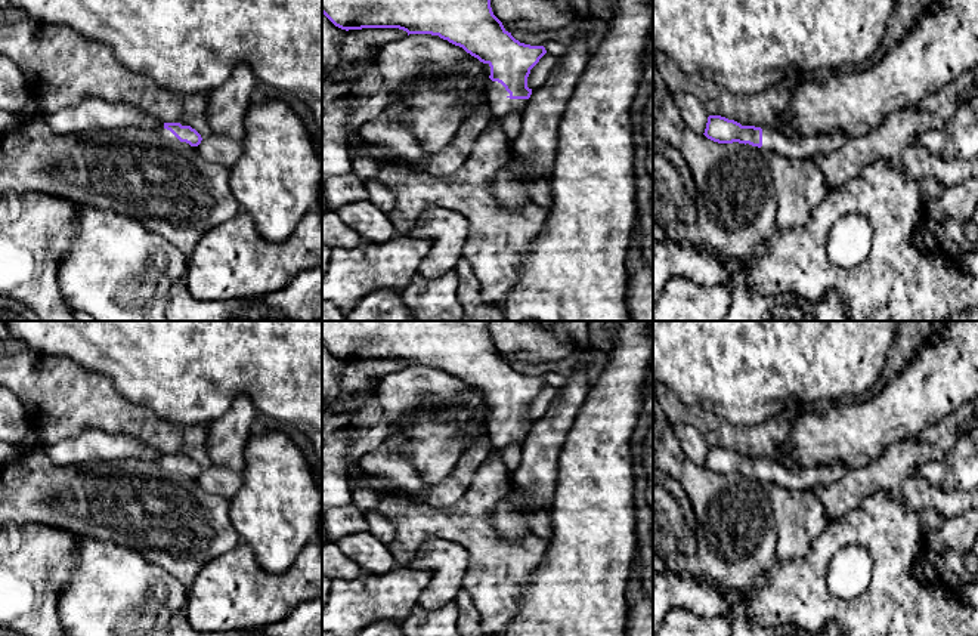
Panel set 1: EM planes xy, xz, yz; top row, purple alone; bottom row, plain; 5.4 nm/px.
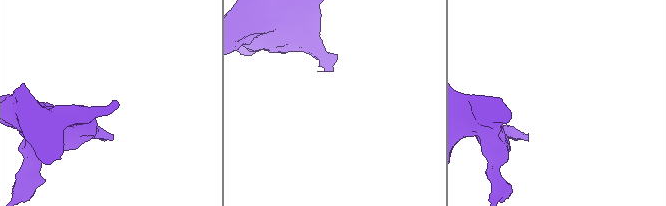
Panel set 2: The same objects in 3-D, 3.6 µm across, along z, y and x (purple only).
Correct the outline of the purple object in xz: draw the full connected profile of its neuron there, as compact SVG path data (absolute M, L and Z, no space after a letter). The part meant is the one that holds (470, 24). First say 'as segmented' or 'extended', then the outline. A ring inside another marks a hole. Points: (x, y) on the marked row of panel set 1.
extended; M322 0L322 13L341 30L362 28L399 28L409 34L439 35L449 43L462 47L467 53L485 64L489 83L486 98L492 115L502 118L524 112L532 89L527 87L530 70L547 53L544 46L530 46L516 40L502 22L493 15L490 0Z

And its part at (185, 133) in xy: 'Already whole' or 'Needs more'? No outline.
Needs more

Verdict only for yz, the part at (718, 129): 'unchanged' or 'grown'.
grown

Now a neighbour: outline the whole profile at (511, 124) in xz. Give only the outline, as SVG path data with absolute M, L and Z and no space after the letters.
M511 114L499 118L505 135L510 139L516 139L522 130L522 117L519 114Z

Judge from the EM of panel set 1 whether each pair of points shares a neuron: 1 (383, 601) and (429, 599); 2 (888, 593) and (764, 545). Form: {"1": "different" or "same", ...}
{"1": "different", "2": "different"}

